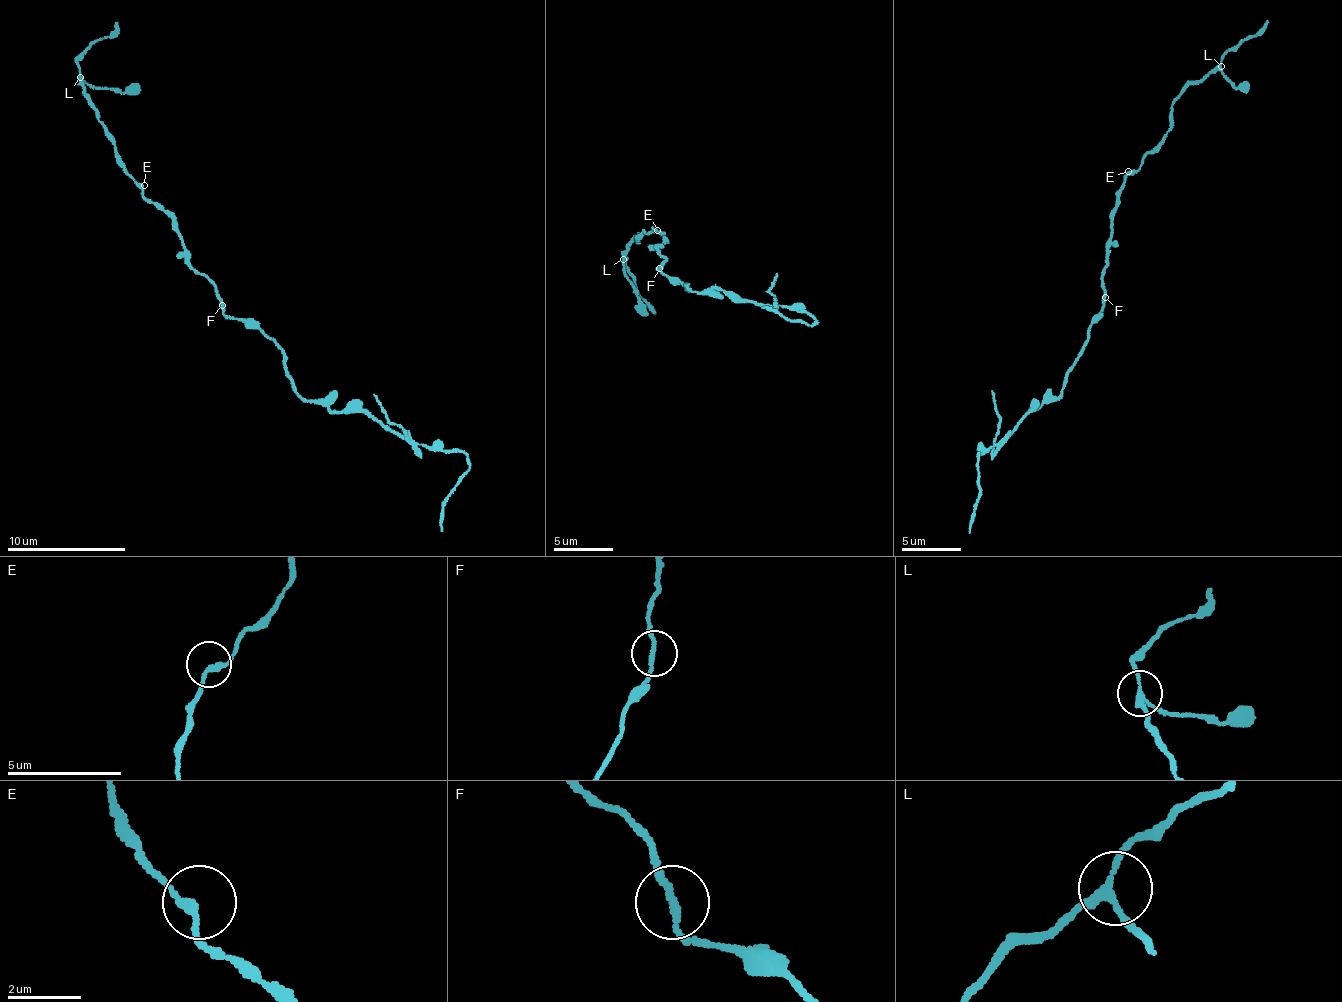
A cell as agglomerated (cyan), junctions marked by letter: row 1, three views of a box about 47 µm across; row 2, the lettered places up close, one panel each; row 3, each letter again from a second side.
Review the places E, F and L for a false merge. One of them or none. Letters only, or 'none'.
F

